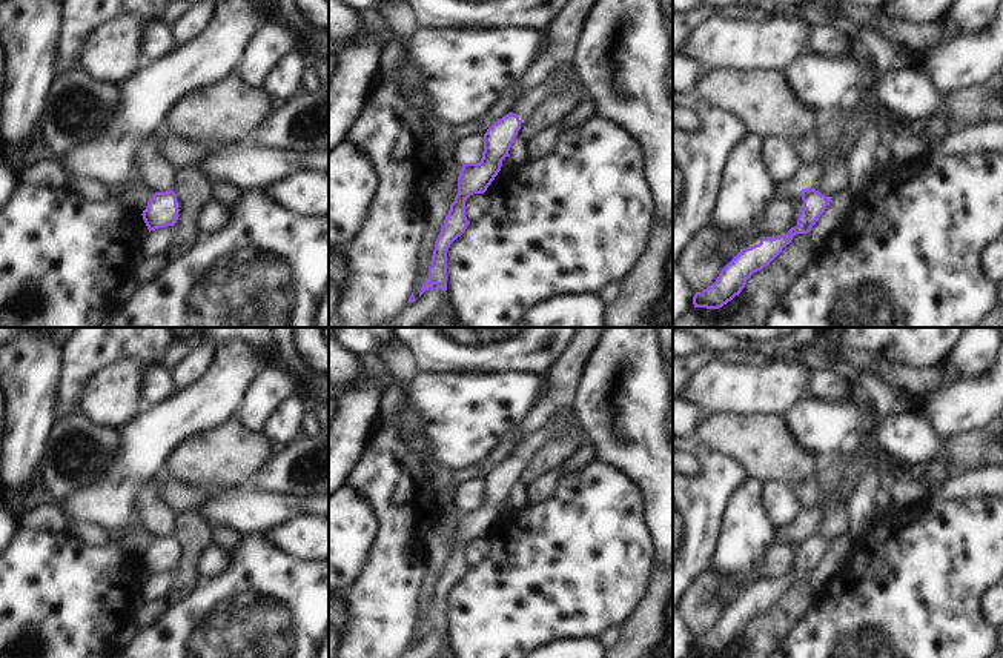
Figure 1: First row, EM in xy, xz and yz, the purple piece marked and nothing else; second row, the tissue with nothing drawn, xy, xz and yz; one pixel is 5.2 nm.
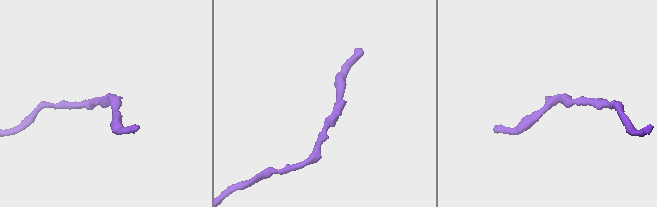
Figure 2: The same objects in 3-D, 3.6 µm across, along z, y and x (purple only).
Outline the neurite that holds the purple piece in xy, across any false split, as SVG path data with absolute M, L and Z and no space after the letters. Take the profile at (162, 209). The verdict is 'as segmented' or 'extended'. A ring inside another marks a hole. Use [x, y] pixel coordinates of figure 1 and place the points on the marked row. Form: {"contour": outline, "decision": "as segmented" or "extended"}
{"contour": "M174 191L155 192L146 209L143 211L143 220L151 231L158 228L174 226L178 220L177 194Z", "decision": "as segmented"}

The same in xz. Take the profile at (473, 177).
{"contour": "M556 71L539 88L525 91L511 111L495 121L484 134L484 152L479 163L464 163L458 177L458 194L450 204L449 215L435 241L429 280L422 283L419 297L436 286L447 291L447 251L461 237L470 221L465 217L465 201L473 194L484 194L501 171L502 160L508 157L521 123L551 94L581 85L576 74Z", "decision": "extended"}

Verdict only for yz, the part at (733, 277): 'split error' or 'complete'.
split error

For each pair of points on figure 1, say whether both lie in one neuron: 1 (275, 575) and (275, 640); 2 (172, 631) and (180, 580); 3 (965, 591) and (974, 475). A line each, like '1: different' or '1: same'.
1: same
2: different
3: different

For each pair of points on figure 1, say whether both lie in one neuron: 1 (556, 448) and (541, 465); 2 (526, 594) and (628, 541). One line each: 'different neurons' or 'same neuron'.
1: same neuron
2: same neuron

